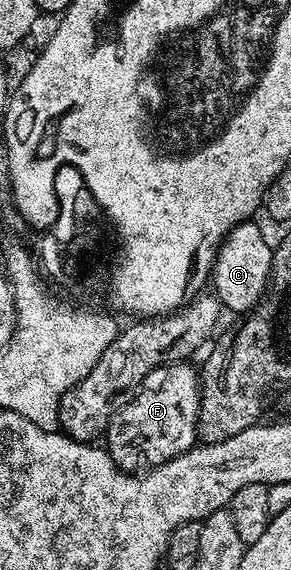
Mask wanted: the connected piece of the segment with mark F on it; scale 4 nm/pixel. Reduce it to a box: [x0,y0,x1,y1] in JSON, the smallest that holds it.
[103,362,201,474]

